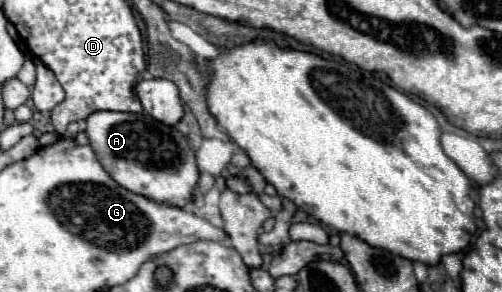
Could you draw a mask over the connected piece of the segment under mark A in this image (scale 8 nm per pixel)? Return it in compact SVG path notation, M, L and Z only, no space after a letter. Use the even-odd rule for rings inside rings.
M99 110L87 116L85 134L107 174L129 192L179 208L191 202L199 170L195 164L195 152L187 144L187 138L179 136L177 128L165 126L145 112L129 114Z

